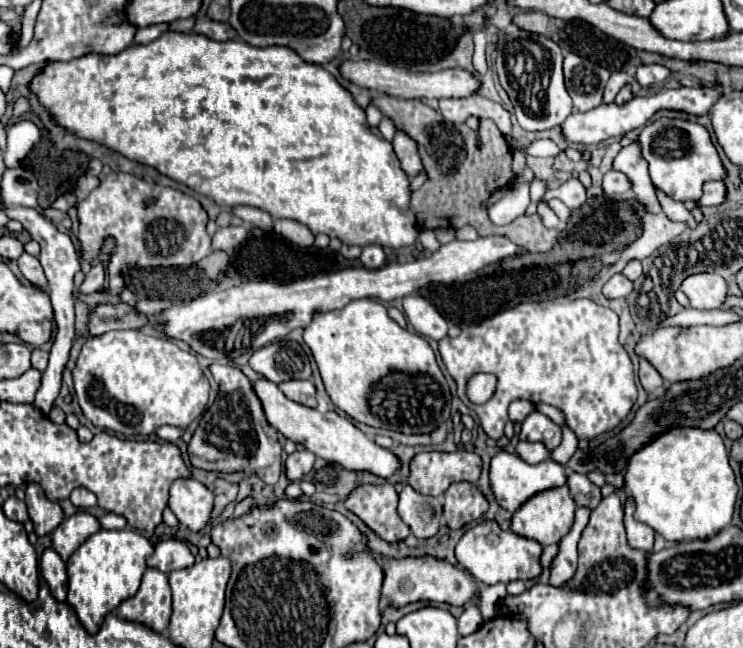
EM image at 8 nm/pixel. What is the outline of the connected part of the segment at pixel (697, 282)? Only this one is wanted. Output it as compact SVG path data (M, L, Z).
M695 274L685 278L681 290L689 296L691 308L715 310L721 308L727 298L727 282L719 274Z

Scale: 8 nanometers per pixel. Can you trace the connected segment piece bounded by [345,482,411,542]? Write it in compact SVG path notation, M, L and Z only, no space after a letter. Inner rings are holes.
M389 482L381 486L357 486L345 500L345 508L359 516L385 542L399 542L411 534L397 514L397 492Z

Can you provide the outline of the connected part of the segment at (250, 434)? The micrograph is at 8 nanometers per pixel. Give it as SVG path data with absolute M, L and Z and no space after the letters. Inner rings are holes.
M213 364L211 372L219 384L219 394L213 406L203 414L203 420L189 442L191 464L205 470L255 474L265 484L277 484L281 474L281 446L277 442L277 430L269 426L263 414L263 406L253 390L253 382L239 368L227 364Z

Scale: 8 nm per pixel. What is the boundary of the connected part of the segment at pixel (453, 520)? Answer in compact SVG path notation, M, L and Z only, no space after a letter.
M457 482L451 484L445 494L443 514L447 518L447 526L451 530L459 530L469 522L479 520L487 512L487 508L489 502L477 484Z

